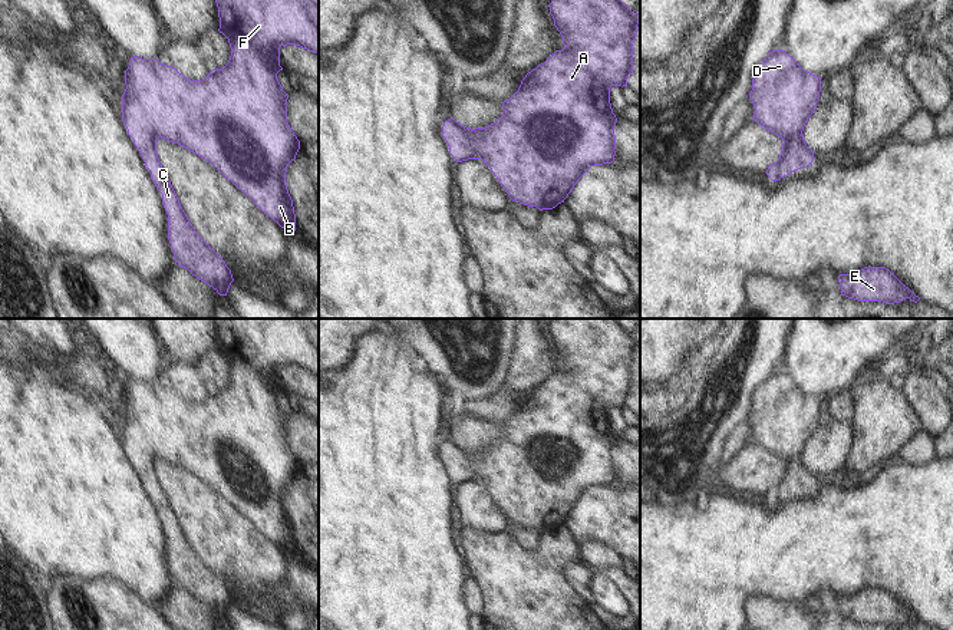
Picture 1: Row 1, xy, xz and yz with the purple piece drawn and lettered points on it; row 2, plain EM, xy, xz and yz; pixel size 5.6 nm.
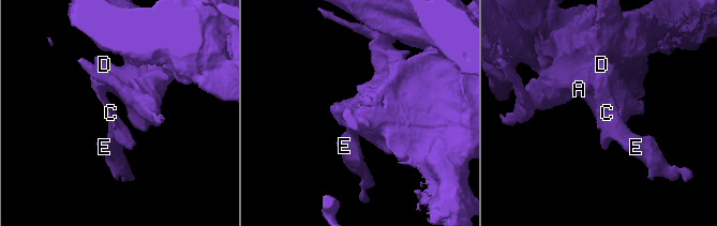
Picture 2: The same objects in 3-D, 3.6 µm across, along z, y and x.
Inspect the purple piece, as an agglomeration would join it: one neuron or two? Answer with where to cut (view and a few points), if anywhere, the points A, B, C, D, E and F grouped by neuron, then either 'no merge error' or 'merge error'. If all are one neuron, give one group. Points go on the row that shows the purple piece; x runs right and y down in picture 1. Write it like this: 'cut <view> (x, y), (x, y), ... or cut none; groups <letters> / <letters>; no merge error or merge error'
cut none; groups A B C D E F; no merge error

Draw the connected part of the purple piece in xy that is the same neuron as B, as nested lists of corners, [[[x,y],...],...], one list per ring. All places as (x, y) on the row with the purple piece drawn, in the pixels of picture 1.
[[[215,0],[220,29],[230,43],[231,56],[221,69],[202,80],[191,80],[158,59],[131,57],[125,70],[122,122],[133,139],[151,179],[162,194],[168,214],[168,240],[174,260],[220,296],[234,281],[225,261],[197,234],[159,162],[156,141],[164,138],[211,162],[263,212],[288,234],[296,231],[293,199],[286,172],[300,149],[300,141],[287,122],[287,93],[277,73],[280,47],[293,44],[319,55],[319,0]]]

